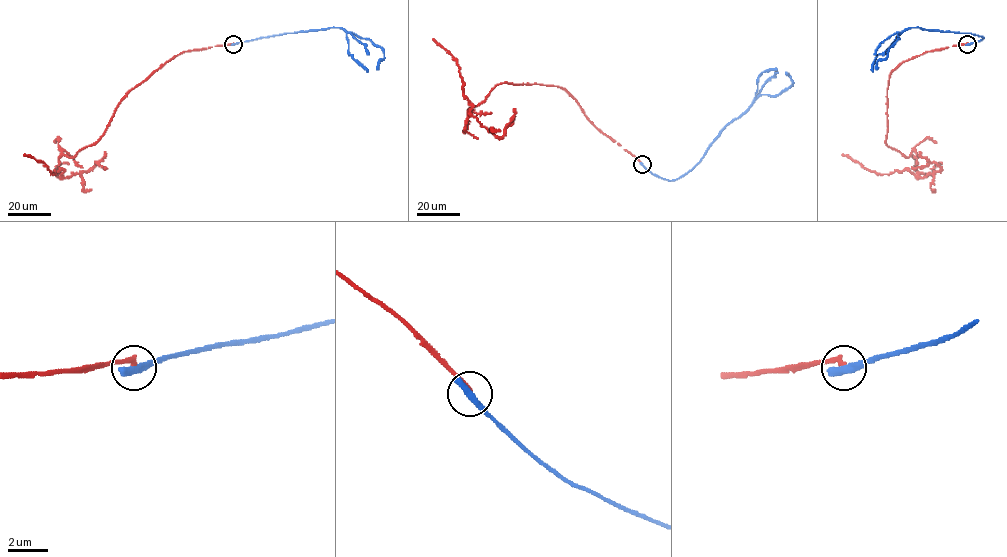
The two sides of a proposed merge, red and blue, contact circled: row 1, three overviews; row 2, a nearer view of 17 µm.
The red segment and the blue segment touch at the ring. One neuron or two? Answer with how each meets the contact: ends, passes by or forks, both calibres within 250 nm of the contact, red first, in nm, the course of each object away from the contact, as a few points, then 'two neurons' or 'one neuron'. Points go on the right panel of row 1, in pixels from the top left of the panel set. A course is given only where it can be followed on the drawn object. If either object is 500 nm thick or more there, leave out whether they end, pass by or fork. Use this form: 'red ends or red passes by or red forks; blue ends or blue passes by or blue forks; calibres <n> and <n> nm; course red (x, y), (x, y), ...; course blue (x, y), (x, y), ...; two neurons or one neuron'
calibres 200 and 500 nm; course red (967, 44), (926, 51), (891, 72), (885, 143), (911, 155), (916, 175), (905, 169), (870, 171), (842, 154); course blue (967, 44), (983, 37), (910, 27), (898, 33), (899, 38), (889, 49), (887, 56), (877, 61), (876, 69); two neurons

